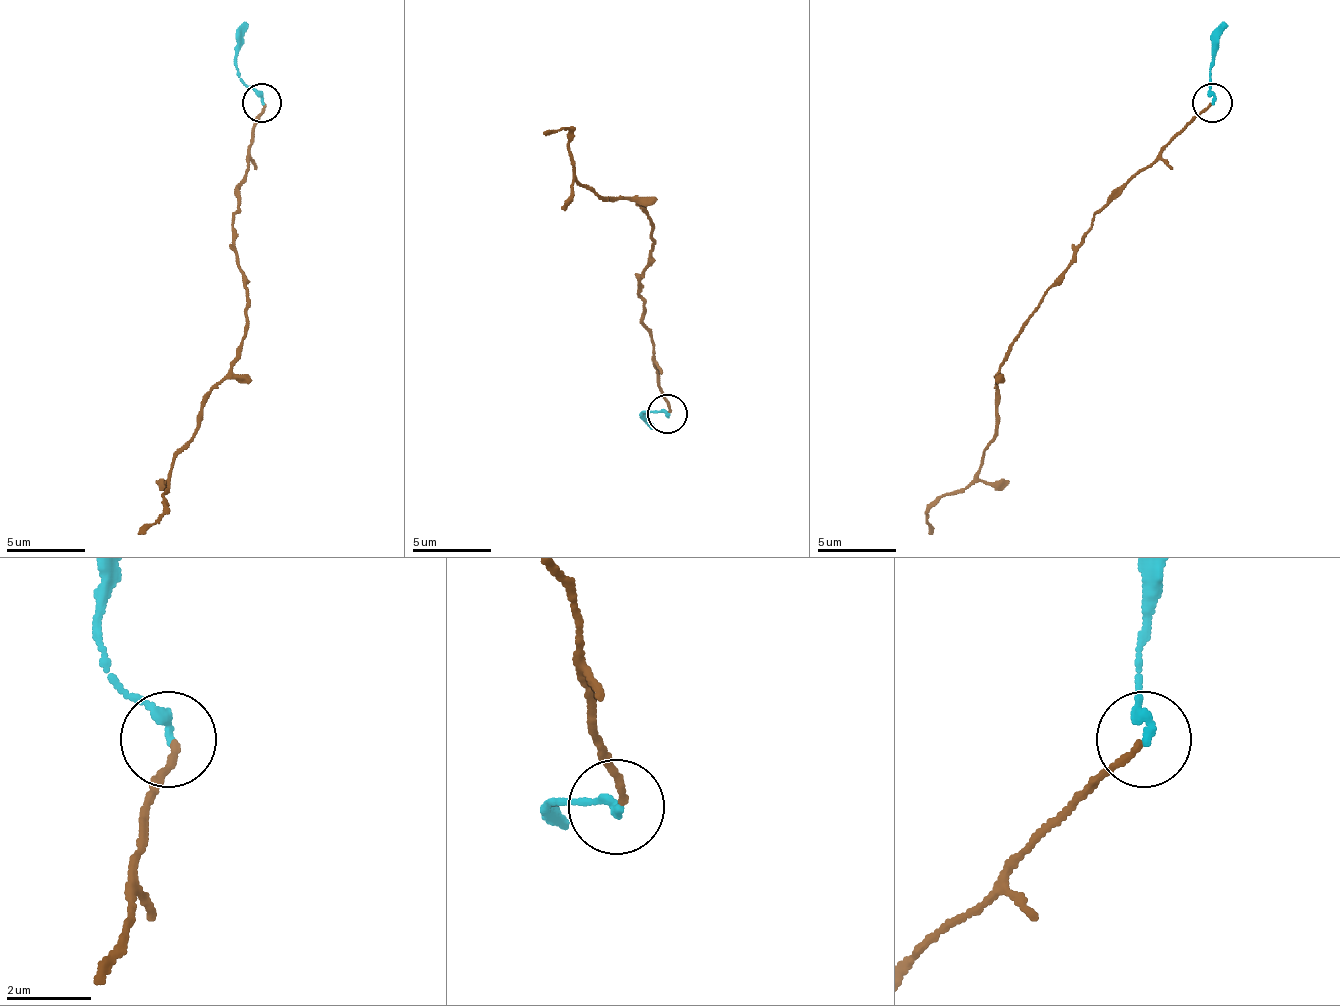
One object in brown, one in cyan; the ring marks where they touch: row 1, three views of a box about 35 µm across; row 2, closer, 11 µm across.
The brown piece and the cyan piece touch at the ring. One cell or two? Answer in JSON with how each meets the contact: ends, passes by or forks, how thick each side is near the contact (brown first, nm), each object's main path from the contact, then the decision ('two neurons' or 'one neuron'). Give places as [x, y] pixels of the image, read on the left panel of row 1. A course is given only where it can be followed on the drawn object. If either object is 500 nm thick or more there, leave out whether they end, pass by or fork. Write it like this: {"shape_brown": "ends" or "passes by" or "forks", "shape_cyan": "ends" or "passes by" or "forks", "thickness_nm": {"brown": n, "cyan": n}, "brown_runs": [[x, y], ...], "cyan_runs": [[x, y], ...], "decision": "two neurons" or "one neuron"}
{"shape_brown": "ends", "shape_cyan": "ends", "thickness_nm": {"brown": 150, "cyan": 240}, "brown_runs": [[265, 101], [233, 215], [245, 298], [241, 349], [209, 393], [198, 432], [170, 471], [162, 511], [138, 534]], "cyan_runs": [[261, 101], [237, 70], [237, 38], [249, 22]], "decision": "one neuron"}

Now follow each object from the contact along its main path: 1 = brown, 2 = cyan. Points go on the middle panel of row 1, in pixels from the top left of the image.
1: (670, 412), (639, 294), (650, 243), (646, 212), (635, 200), (603, 200), (575, 180), (568, 129), (544, 133)
2: (666, 412), (642, 412), (654, 428)

